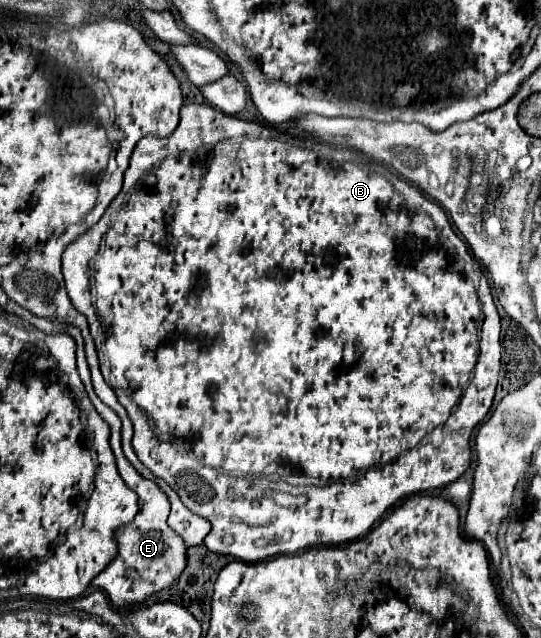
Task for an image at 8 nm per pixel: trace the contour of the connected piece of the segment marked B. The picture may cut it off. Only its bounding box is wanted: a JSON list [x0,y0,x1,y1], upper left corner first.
[63,104,501,564]

